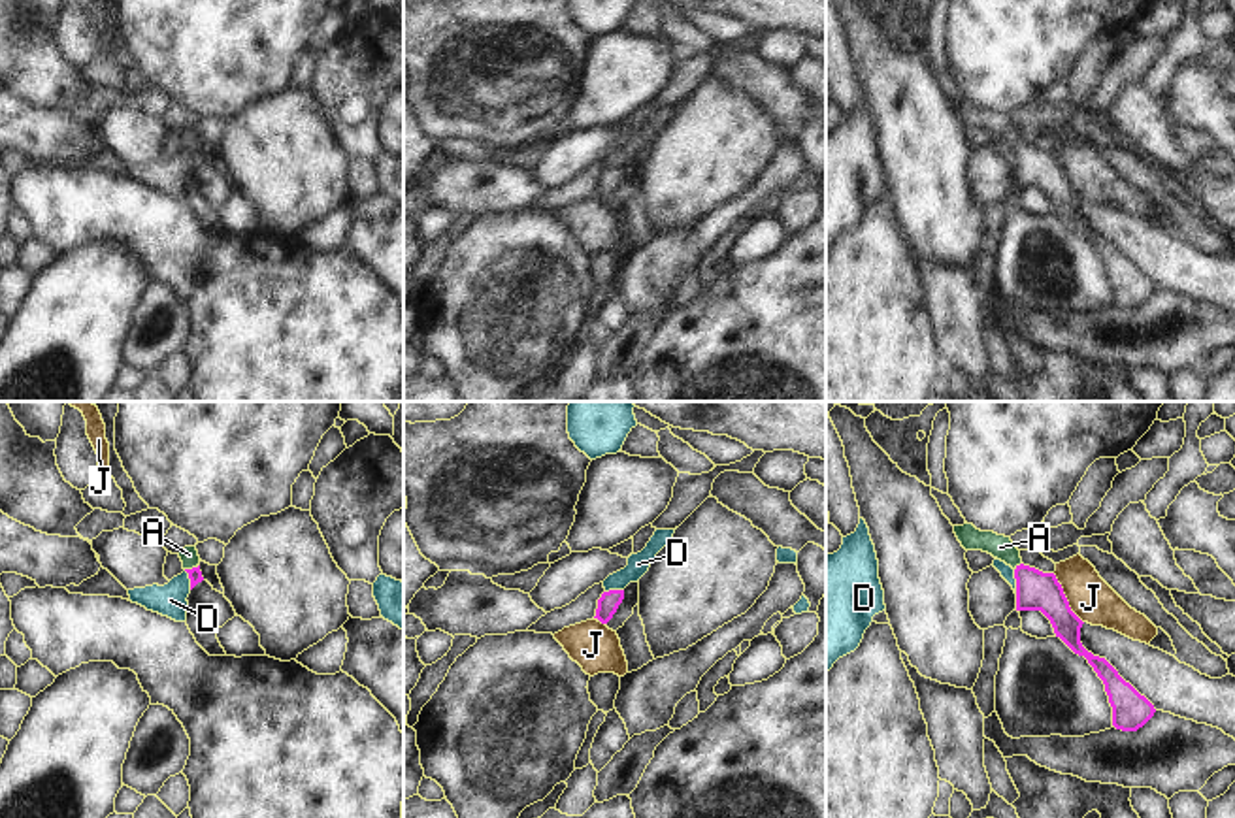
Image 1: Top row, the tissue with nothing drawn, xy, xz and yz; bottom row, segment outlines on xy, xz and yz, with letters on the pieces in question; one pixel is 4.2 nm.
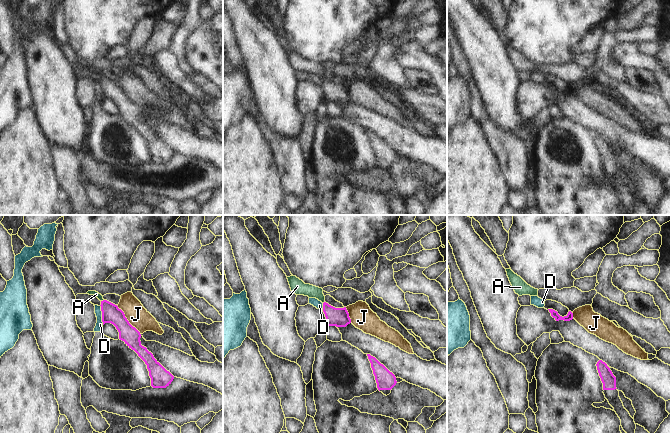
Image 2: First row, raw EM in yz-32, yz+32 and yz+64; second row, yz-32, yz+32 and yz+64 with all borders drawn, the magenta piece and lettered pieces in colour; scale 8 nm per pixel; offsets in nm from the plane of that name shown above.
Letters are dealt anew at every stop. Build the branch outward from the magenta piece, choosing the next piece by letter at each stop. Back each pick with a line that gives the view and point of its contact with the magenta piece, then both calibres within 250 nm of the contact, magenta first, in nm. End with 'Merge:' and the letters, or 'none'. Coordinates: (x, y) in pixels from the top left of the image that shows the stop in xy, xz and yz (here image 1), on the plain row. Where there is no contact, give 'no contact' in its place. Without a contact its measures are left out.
A: contact xy (193, 146); calibres 60 and 80 nm
Merge: A

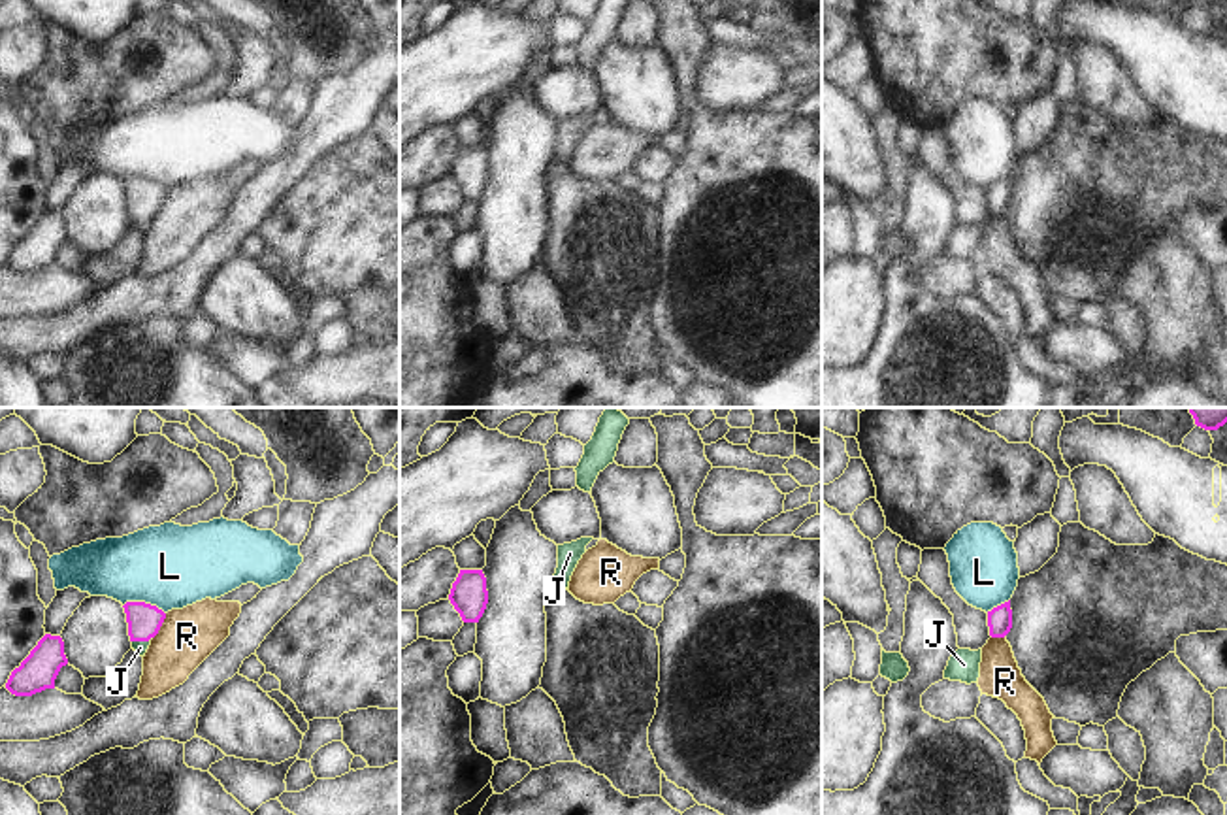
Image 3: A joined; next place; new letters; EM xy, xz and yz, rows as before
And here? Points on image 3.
J: contact xy (142, 217); calibres 140 and 60 nm
Merge: J

